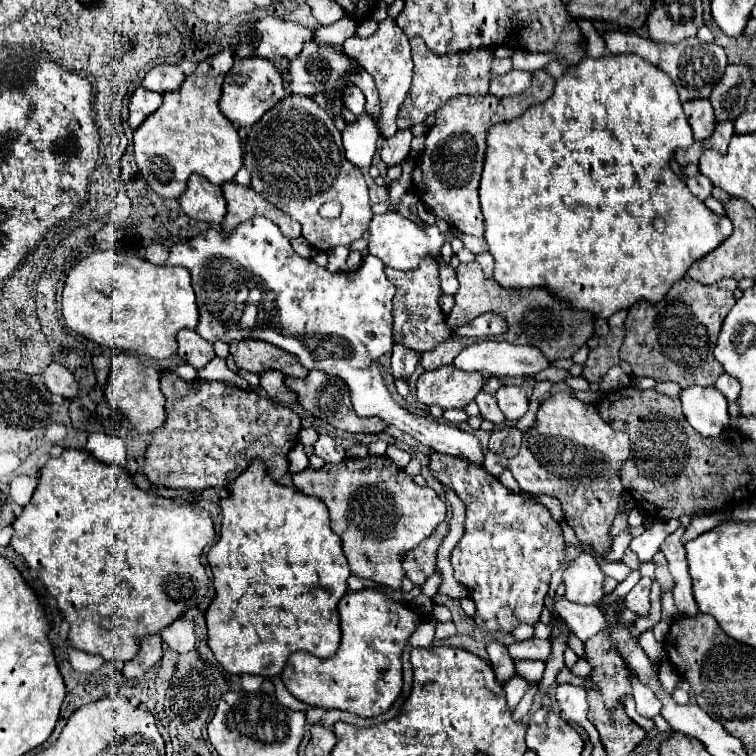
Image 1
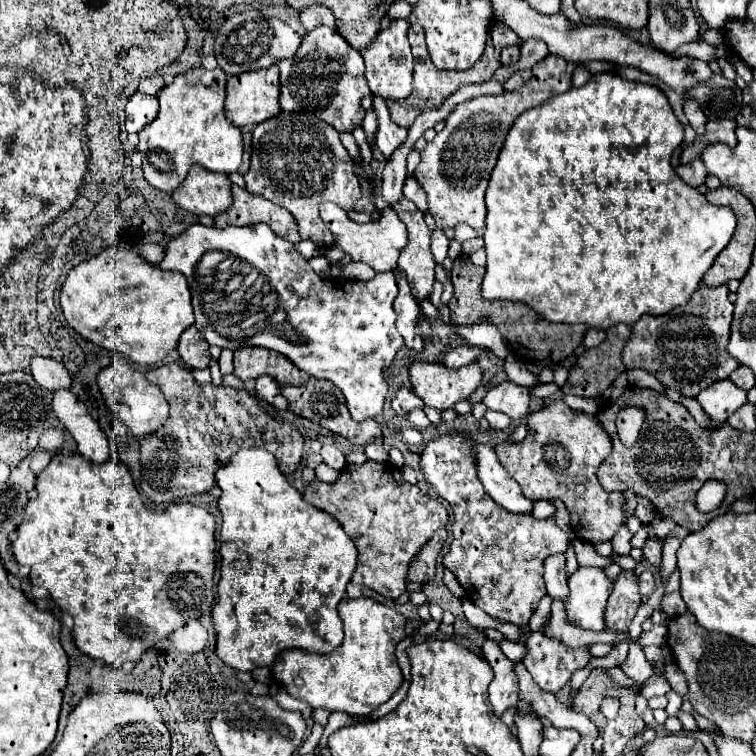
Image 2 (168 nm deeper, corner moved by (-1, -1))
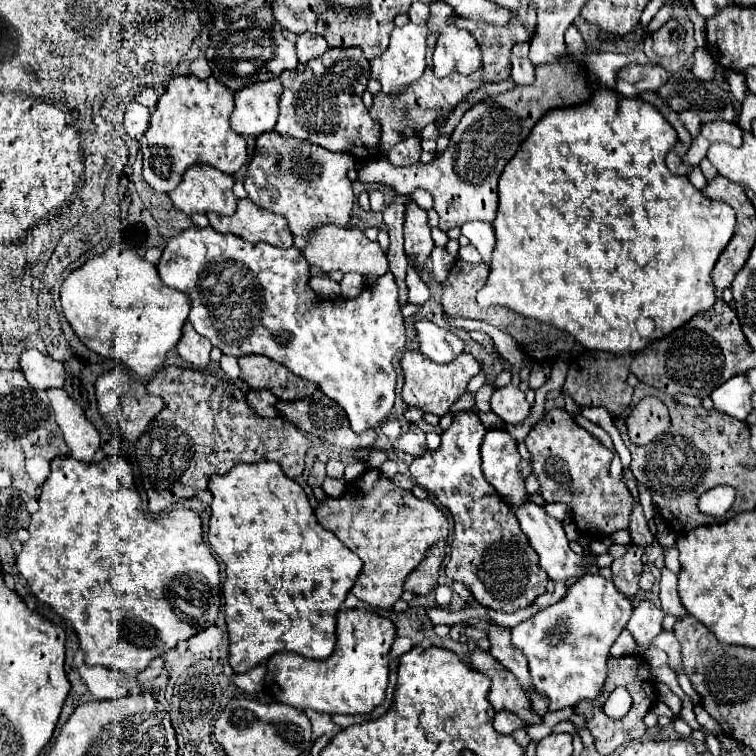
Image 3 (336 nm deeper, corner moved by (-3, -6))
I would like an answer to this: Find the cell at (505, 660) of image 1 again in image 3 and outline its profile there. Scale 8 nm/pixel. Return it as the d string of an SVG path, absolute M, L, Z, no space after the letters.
M499 711L499 713L495 715L493 727L495 727L495 731L499 731L499 733L503 733L503 735L511 735L515 729L523 729L523 727L525 727L525 721L523 721L521 717L517 717L515 713Z

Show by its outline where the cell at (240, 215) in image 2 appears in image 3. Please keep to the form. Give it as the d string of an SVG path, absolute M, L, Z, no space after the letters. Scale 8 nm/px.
M241 199L231 217L207 213L207 219L215 231L237 235L249 243L263 241L283 249L293 245L293 235L287 231L287 221L281 219L281 215L271 215L261 207L255 207L251 199Z

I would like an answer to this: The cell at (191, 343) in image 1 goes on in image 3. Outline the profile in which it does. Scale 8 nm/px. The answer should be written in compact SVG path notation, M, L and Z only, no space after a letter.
M185 321L183 329L181 329L181 339L177 343L177 353L189 361L193 367L207 367L209 365L209 351L211 351L211 341L203 339L189 321Z

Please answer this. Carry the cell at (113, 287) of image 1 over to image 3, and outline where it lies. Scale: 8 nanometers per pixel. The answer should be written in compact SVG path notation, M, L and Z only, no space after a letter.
M113 247L85 261L65 279L61 287L61 307L65 319L69 321L75 335L85 343L87 349L103 357L121 361L139 377L151 377L161 367L167 351L177 345L181 337L181 327L187 321L191 309L187 295L163 285L153 263L145 261L133 251L119 251Z

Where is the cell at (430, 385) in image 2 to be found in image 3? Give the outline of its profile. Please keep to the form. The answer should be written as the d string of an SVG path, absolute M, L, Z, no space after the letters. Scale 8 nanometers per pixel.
M405 351L401 357L401 369L403 369L403 377L405 377L405 385L401 391L405 405L417 407L423 413L433 413L437 417L443 417L447 413L447 409L453 405L453 401L461 393L465 393L471 377L475 377L479 373L479 363L473 355L461 353L451 363L439 365L439 363L433 363L431 359L427 359L419 351Z

